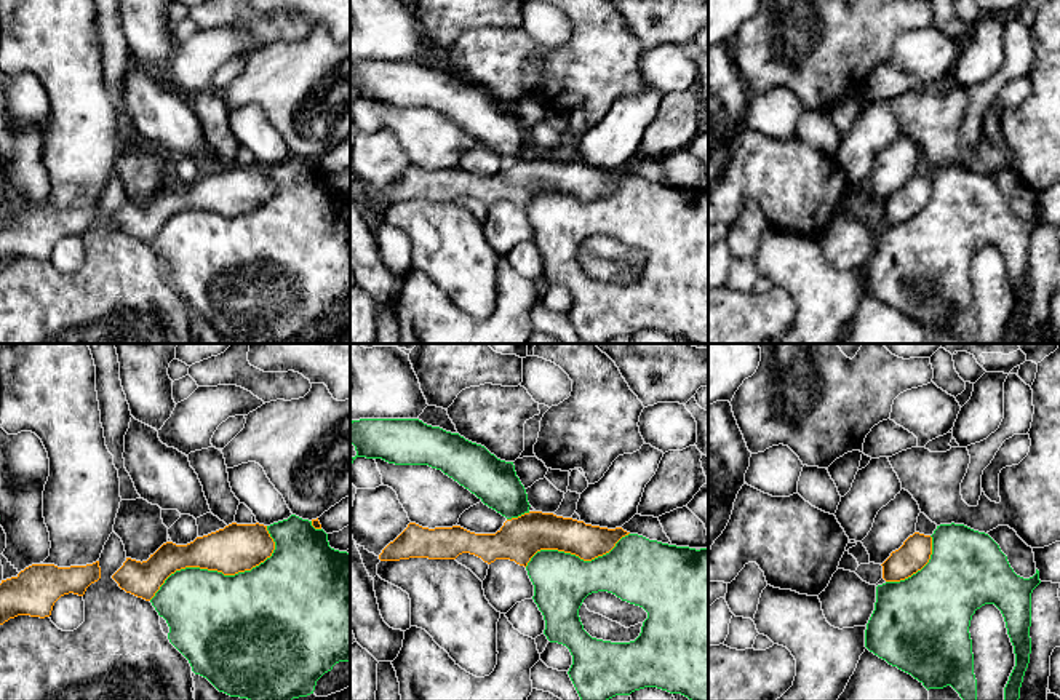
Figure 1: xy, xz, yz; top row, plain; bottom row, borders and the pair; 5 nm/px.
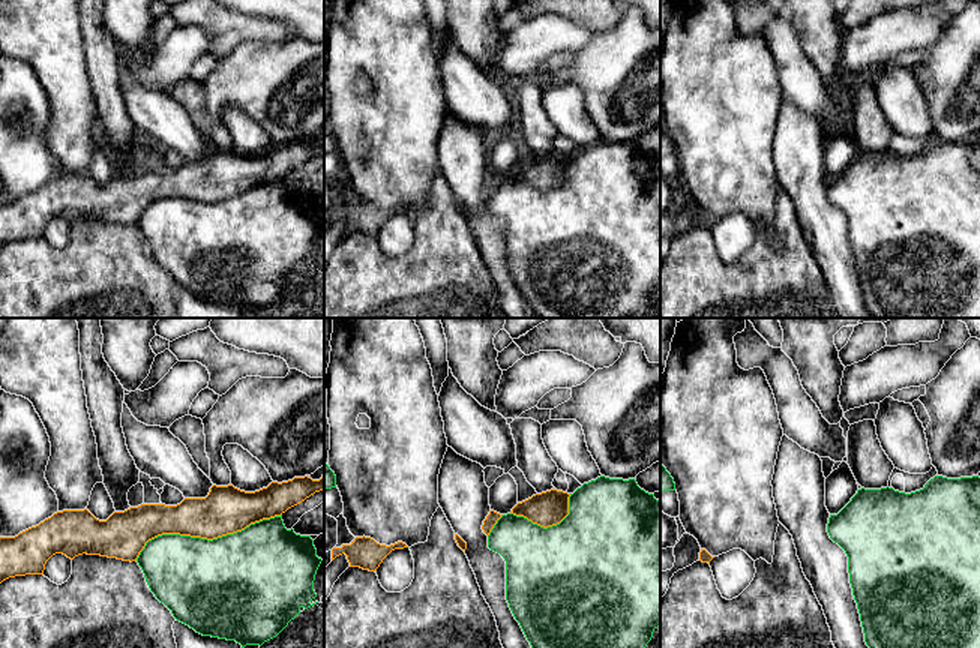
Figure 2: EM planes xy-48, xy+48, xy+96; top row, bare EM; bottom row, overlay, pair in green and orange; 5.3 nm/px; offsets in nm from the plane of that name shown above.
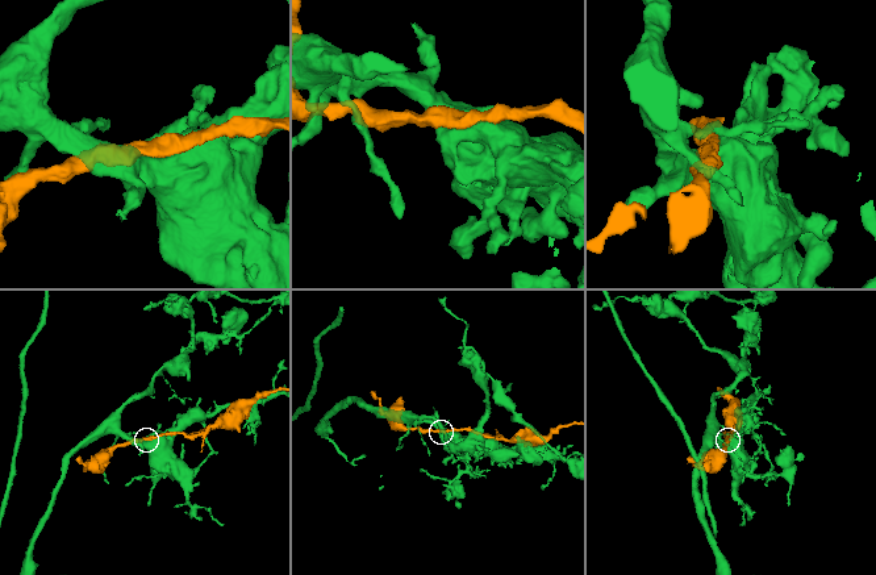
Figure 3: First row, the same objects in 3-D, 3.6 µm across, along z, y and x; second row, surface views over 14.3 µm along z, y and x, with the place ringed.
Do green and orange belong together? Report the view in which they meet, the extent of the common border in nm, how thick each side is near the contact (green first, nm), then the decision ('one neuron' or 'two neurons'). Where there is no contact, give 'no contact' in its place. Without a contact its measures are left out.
contact in xy; length 700 nm; calibres 500 and 240 nm; two neurons

